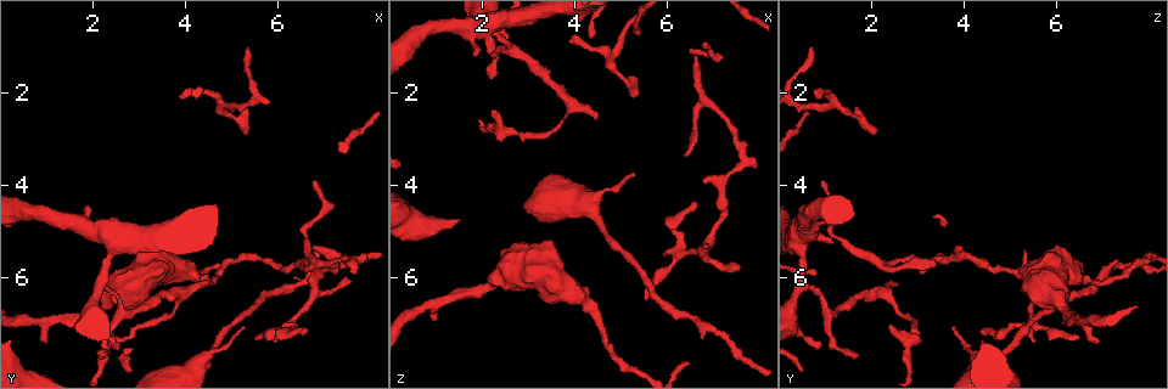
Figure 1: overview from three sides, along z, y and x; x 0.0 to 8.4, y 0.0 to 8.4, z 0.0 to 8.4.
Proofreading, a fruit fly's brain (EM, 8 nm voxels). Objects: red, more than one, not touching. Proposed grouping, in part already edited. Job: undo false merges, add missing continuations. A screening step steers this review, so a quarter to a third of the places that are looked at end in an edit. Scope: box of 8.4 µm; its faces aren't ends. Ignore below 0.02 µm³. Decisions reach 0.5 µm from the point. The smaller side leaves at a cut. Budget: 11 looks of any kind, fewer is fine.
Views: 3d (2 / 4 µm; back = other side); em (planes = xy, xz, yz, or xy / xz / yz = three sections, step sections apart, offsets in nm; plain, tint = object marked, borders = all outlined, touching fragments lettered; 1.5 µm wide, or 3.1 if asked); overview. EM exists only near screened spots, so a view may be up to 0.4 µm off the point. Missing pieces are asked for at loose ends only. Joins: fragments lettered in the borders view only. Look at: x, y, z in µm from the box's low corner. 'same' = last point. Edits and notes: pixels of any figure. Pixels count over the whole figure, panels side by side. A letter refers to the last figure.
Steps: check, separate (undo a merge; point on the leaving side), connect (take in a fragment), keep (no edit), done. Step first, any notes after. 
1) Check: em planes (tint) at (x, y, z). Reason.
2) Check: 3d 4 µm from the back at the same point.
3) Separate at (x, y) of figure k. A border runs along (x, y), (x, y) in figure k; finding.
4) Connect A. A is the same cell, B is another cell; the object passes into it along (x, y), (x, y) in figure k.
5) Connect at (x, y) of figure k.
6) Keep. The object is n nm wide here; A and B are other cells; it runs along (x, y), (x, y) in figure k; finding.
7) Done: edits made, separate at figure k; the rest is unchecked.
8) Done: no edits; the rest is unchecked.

Check: em yz step 4 (tint) at (1.90, 4.45, 1.25). Thick end.

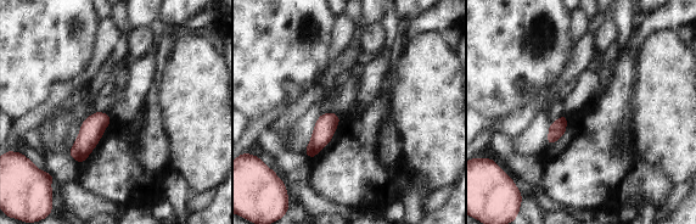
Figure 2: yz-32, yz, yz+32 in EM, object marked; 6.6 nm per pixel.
Check: em planes (borders) at the same point.

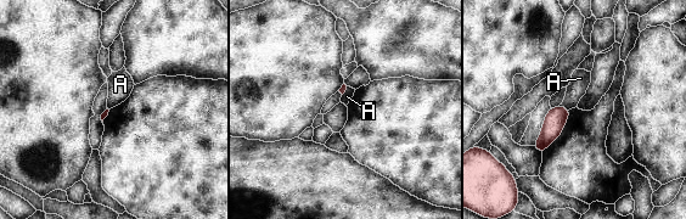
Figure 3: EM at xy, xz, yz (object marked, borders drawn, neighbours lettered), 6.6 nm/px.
Keep. A is another cell; a border runs along (560, 105), (568, 110) in figure 3; none of them fits.

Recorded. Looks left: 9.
Check: em planes (plain) at (6.95, 5.45, 5.35). Thin end.

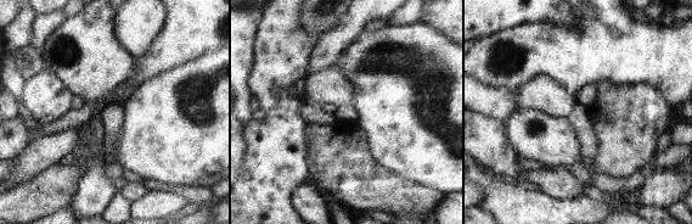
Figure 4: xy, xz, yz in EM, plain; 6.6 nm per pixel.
Check: em planes (borders) at the same point.

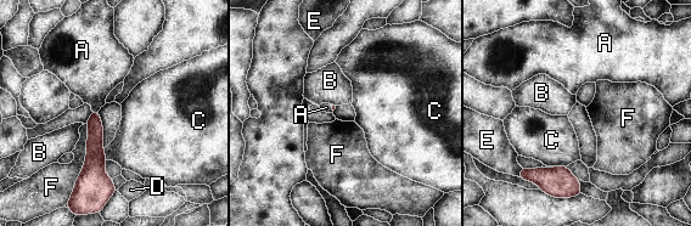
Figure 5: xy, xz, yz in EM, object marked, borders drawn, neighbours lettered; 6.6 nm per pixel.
Connect A. A is the same cell, B, C, D, E and F are other cells; the object passes into it along (95, 150), (95, 112), (91, 74) in figure 5; it goes on there.

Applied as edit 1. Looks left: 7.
Check: 3d 4 µm at (2.20, 6.20, 0.50). Three arms meet.

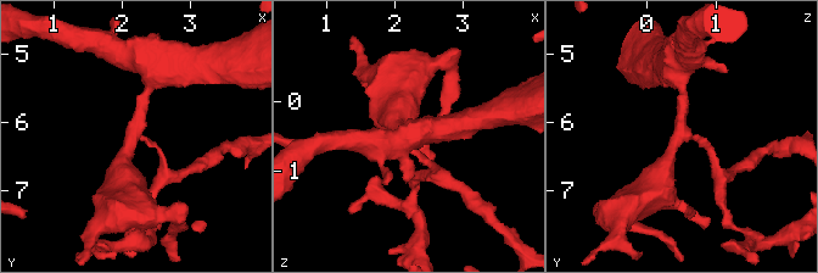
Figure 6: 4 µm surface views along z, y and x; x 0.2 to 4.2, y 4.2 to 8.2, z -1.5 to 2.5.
Check: em planes (tint) at (2.15, 6.20, 0.60).

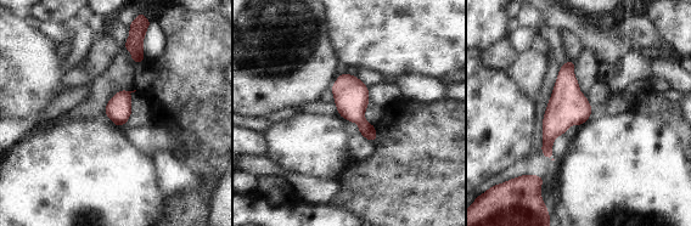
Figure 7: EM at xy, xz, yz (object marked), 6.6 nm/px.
Check: em planes (borders) at the same point. See the neighbours.

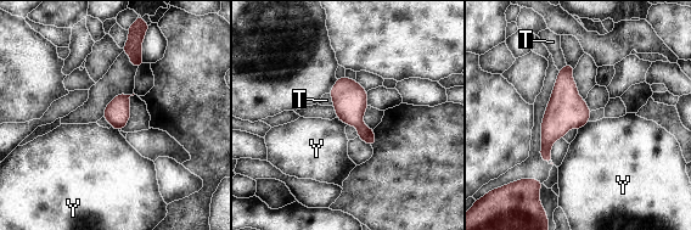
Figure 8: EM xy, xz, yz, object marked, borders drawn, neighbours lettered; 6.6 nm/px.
Keep. T and Y are other cells; a border runs along (588, 121), (578, 130) in figure 8; one neuron here.

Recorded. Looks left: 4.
Check: 3d 2 µm at (7.65, 5.65, 3.45). Sharp bend.

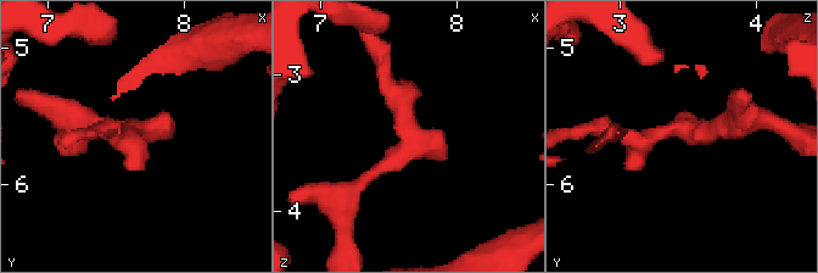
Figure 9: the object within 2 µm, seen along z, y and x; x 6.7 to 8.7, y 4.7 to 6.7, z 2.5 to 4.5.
Check: em planes (borders) at (7.64, 5.60, 3.48). Need the tissue.

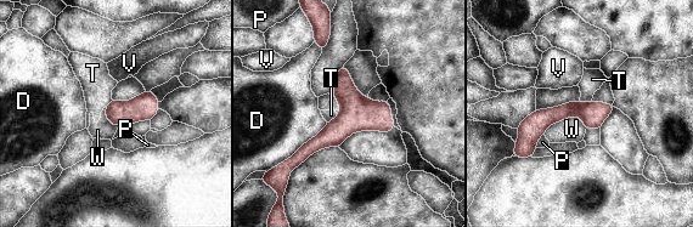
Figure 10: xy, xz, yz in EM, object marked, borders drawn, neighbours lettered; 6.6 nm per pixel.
Keep. The object is 160 nm wide here; D, P, T, V and W are other cells; it runs along (386, 105), (294, 159) in figure 10; all the same neuron.

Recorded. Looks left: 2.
Done: edits made, connect at figure 5; the rest is unchecked.

